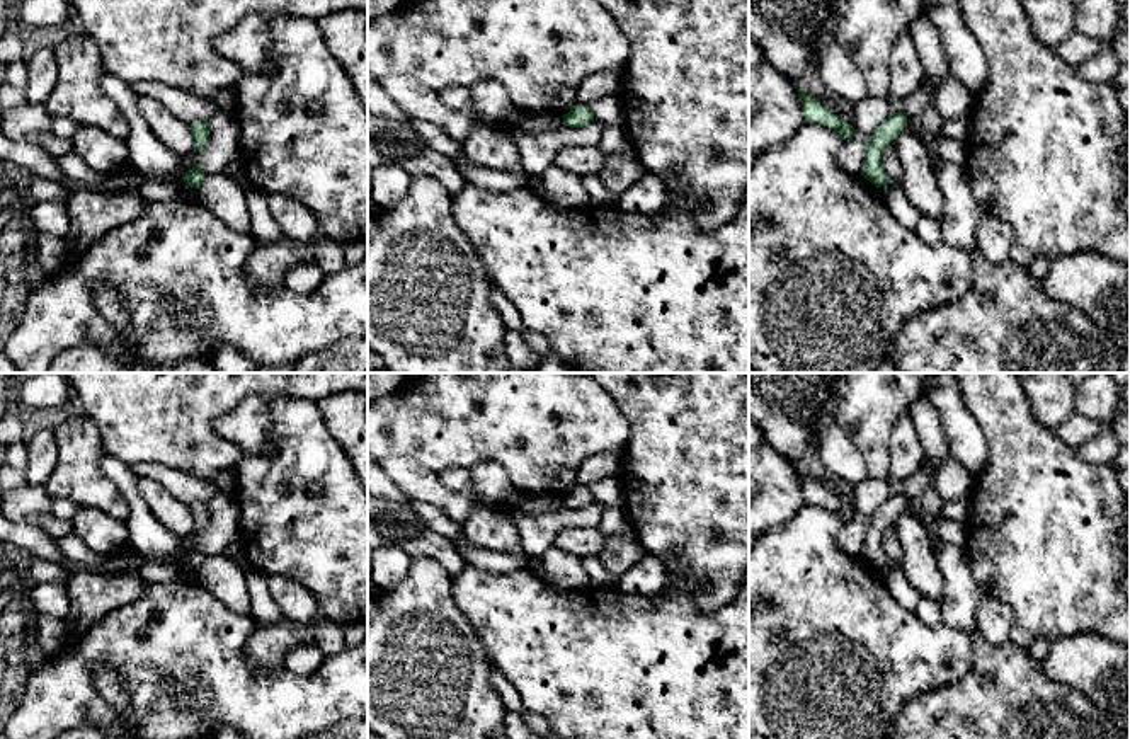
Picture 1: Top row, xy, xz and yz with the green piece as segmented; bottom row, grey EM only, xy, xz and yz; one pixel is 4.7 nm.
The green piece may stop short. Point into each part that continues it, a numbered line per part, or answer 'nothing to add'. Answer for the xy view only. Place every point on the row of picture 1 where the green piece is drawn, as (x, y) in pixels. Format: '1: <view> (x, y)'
nothing to add

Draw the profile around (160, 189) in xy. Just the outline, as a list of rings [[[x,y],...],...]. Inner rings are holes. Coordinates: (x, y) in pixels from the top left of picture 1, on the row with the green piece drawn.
[[[151,177],[145,179],[140,187],[140,194],[145,201],[172,201],[184,199],[196,203],[199,199],[197,189],[189,184],[180,186],[177,177]]]

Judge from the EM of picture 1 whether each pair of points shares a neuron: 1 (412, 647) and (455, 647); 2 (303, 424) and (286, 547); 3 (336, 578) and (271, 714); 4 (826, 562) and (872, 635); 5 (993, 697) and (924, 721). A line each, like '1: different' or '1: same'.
1: same
2: same
3: different
4: same
5: same

